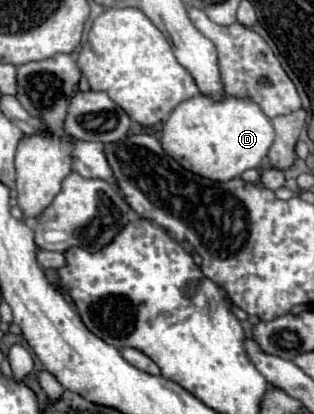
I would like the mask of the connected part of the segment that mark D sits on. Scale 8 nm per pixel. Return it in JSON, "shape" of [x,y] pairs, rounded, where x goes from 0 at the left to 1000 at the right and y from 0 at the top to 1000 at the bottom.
{"shape":[[[621,229],[576,244],[545,268],[519,302],[513,350],[596,413],[672,437],[736,437],[768,428],[768,418],[787,408],[818,408],[869,336],[876,316],[863,287],[806,239],[742,229],[678,239],[659,229]]]}

